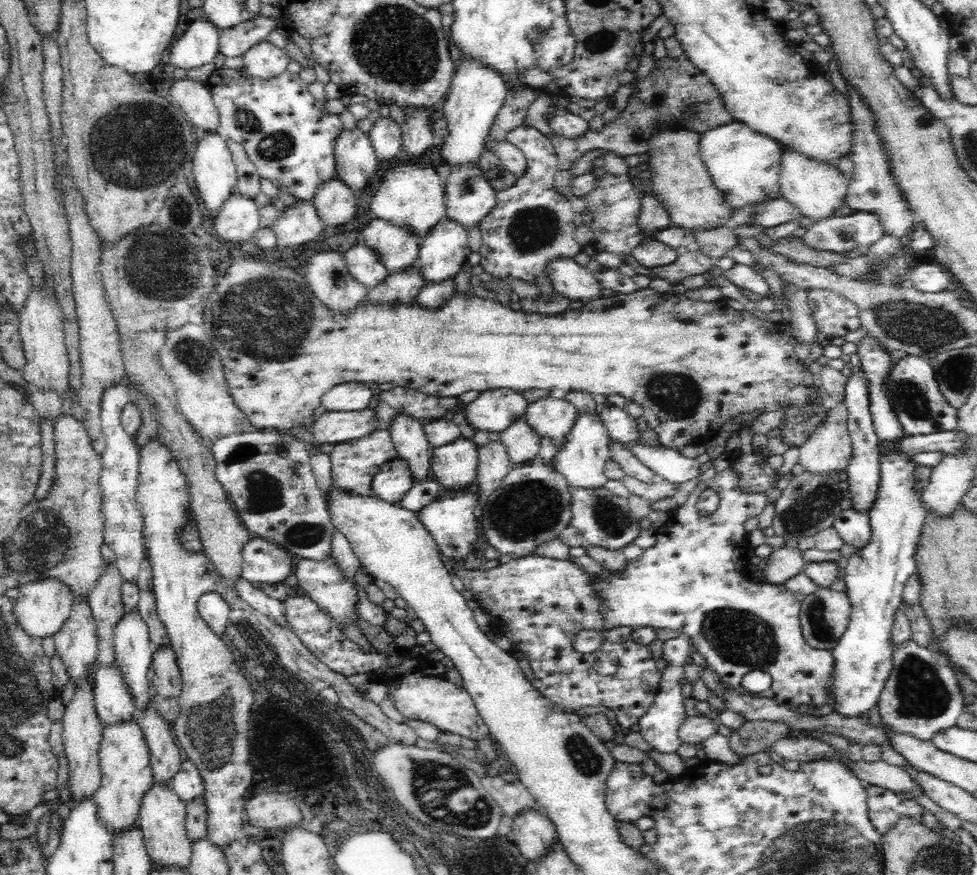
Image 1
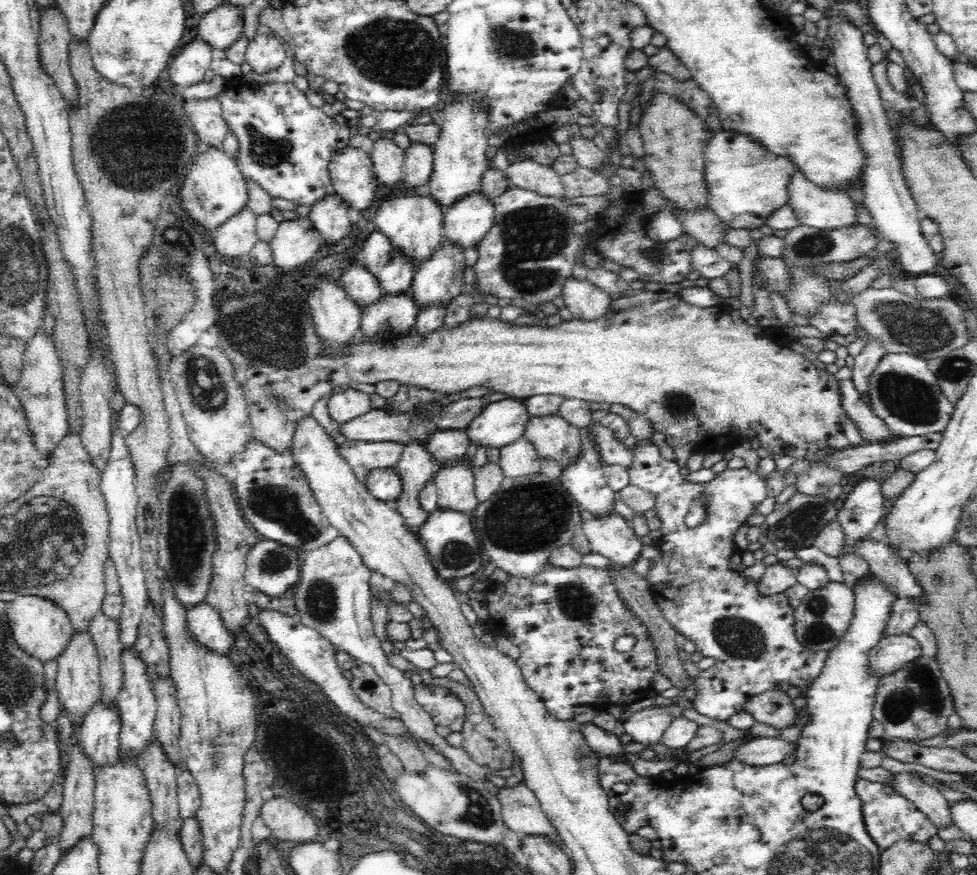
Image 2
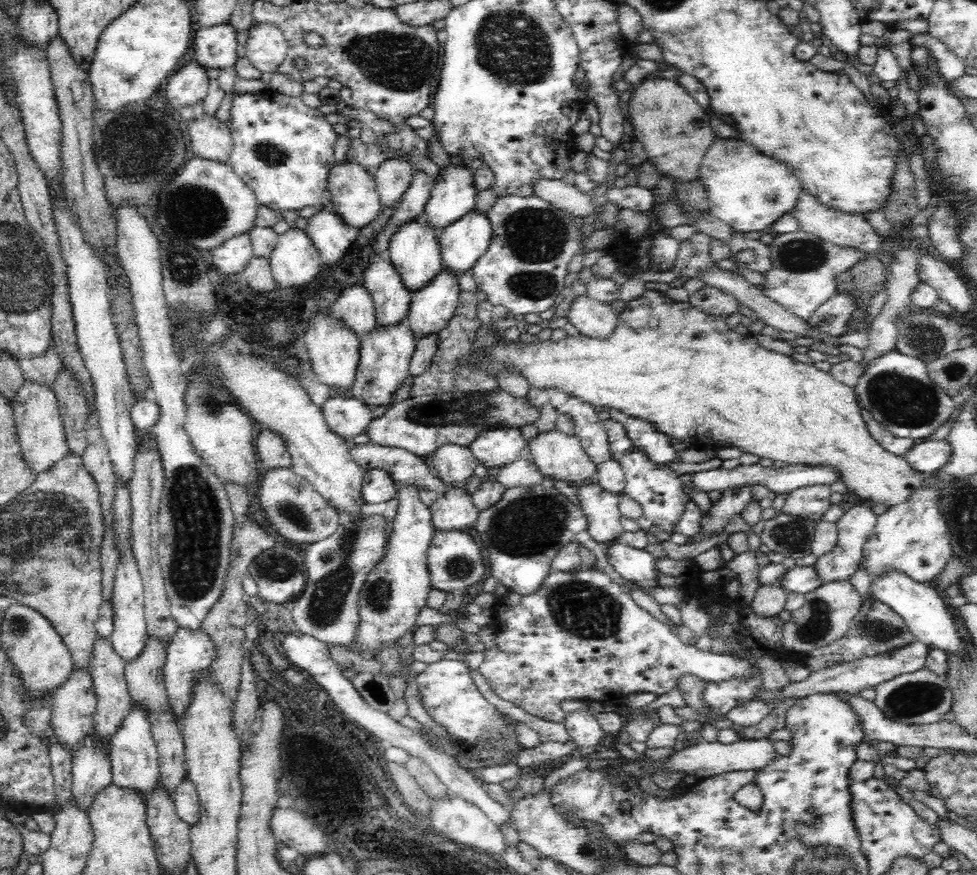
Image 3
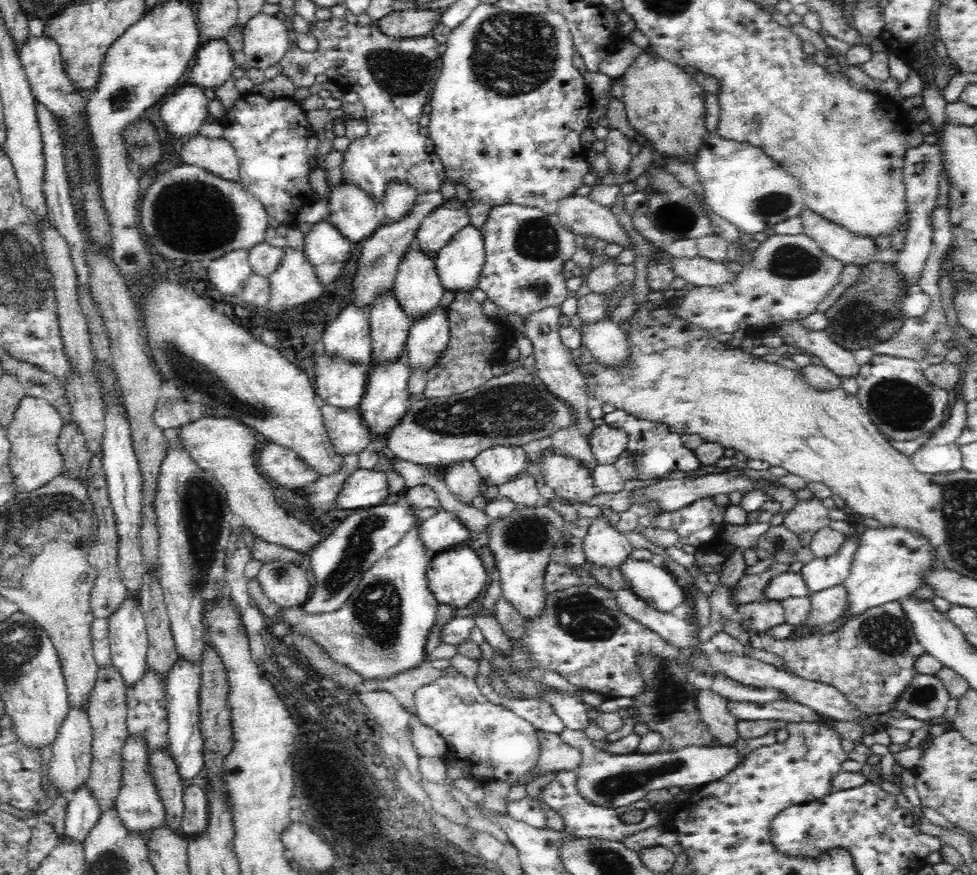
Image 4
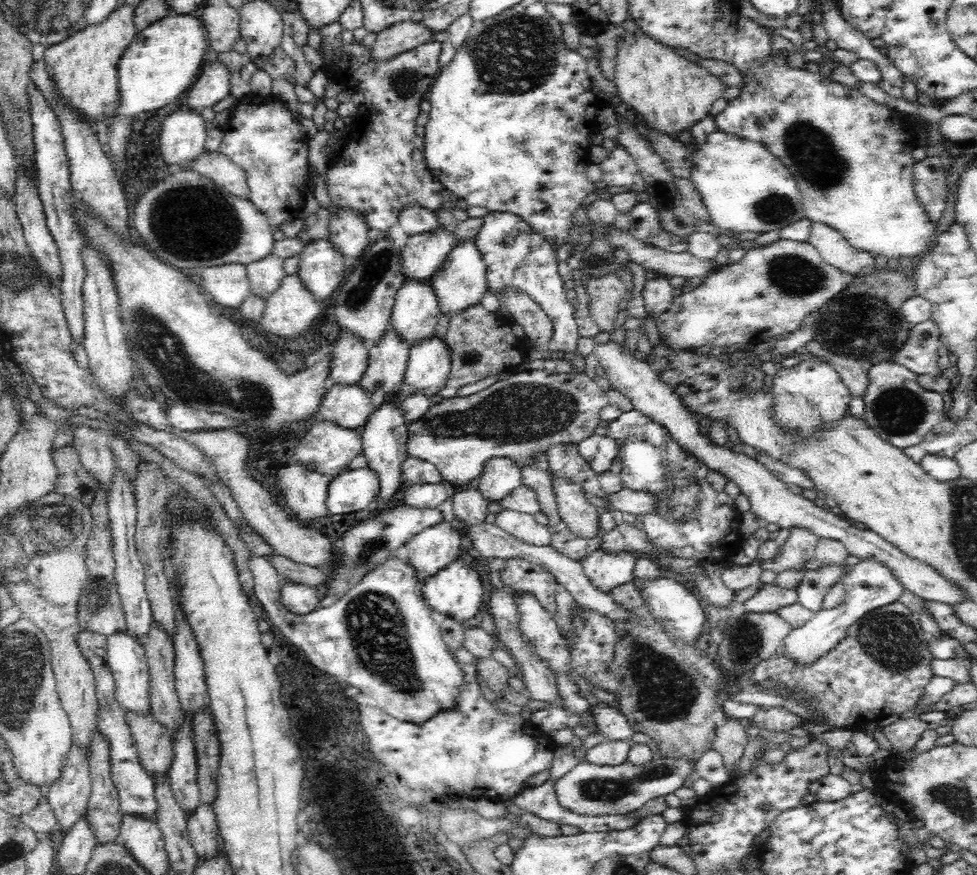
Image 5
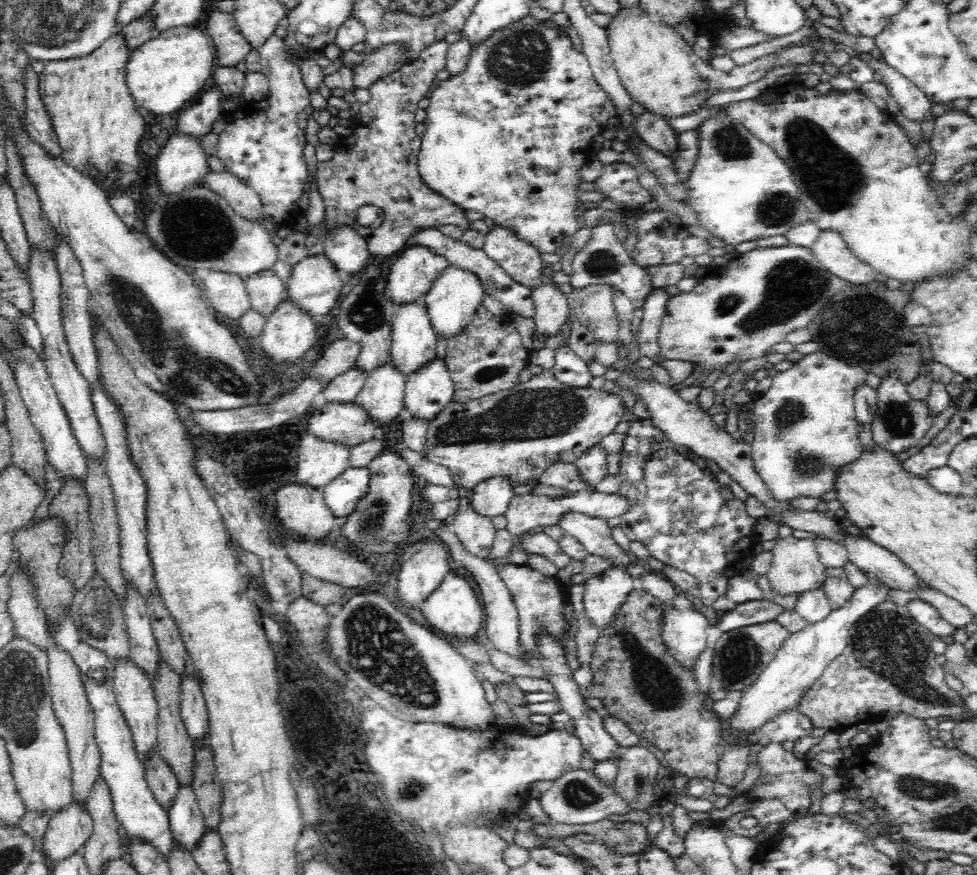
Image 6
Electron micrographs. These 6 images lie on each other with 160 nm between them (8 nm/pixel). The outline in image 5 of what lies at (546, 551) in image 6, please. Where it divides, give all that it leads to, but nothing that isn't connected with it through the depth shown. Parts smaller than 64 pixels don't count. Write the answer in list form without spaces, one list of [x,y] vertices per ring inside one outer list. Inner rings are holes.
[[[503,509],[496,514],[495,523],[526,545],[548,546],[551,543],[552,534],[548,532],[547,526],[536,522],[534,516]]]

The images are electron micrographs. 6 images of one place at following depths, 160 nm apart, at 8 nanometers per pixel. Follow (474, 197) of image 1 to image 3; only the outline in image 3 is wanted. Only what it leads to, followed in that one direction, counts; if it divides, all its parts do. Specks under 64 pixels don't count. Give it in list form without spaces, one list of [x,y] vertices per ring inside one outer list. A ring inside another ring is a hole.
[[[474,207],[464,218],[438,233],[443,269],[461,276],[471,271],[492,241],[492,222]]]

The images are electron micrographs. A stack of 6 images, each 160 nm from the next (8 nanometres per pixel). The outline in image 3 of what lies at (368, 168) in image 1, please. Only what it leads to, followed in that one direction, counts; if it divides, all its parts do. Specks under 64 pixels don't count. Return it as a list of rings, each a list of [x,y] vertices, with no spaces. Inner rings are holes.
[[[347,160],[341,164],[336,163],[330,169],[328,182],[332,195],[329,207],[353,229],[371,224],[383,208],[376,190],[375,175],[370,175],[364,167],[356,165],[356,162]]]

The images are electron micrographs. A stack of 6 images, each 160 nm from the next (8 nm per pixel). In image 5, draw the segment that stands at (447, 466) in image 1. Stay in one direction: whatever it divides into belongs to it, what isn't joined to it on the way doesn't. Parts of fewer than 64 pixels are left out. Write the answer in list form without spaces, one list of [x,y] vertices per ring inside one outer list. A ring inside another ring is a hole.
[[[440,521],[420,531],[407,542],[408,565],[416,573],[416,581],[426,582],[439,570],[458,560],[464,534],[451,521]]]

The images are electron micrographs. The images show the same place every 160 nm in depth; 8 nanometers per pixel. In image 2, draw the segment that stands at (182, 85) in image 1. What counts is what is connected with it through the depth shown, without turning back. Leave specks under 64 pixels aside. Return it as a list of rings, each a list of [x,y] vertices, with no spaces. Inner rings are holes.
[[[216,97],[201,100],[184,99],[184,108],[192,124],[190,128],[196,132],[198,144],[202,144],[202,148],[218,147],[226,153],[226,157],[231,158],[223,148],[223,140],[229,128],[223,119],[220,101]]]

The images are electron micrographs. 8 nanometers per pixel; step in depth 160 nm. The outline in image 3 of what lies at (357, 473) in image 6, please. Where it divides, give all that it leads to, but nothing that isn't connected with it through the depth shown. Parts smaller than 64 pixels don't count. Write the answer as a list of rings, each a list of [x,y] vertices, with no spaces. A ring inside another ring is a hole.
[[[370,469],[364,472],[361,496],[368,504],[388,502],[397,496],[398,487],[386,470]]]

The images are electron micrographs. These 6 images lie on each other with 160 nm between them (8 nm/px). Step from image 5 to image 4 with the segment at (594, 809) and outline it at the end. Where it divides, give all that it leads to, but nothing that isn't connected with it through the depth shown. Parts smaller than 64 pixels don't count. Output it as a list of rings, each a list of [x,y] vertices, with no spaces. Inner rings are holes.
[[[565,728],[559,736],[565,744],[580,749],[581,763],[576,770],[580,795],[595,805],[610,808],[632,804],[653,790],[684,786],[699,788],[726,776],[743,762],[735,746],[690,746],[670,753],[612,755],[594,748],[583,731]]]

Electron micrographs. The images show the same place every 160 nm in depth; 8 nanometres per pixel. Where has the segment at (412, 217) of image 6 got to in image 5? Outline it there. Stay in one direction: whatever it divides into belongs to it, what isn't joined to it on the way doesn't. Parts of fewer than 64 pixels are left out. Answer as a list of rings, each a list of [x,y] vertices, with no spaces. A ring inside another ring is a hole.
[[[356,39],[349,44],[343,42],[338,49],[334,49],[331,59],[324,55],[324,45],[321,44],[317,48],[325,62],[322,67],[325,74],[344,84],[348,92],[364,95],[356,118],[349,125],[346,137],[339,143],[338,151],[328,165],[325,182],[331,202],[337,209],[360,211],[369,229],[385,232],[386,237],[389,236],[393,224],[399,223],[399,214],[406,205],[418,204],[432,212],[439,208],[451,212],[458,200],[432,176],[432,171],[428,170],[424,158],[424,139],[416,134],[416,118],[421,111],[420,102],[425,98],[441,69],[438,63],[441,48],[441,42],[432,40],[387,61],[372,61],[370,46],[364,46]]]

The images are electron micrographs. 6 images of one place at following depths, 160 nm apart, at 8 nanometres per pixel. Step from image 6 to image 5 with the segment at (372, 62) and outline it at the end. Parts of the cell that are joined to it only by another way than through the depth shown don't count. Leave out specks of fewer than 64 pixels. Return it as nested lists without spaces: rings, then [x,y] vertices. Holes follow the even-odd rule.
[[[400,22],[377,34],[375,43],[370,46],[372,61],[390,60],[396,55],[432,41],[432,37],[433,34],[418,22]]]

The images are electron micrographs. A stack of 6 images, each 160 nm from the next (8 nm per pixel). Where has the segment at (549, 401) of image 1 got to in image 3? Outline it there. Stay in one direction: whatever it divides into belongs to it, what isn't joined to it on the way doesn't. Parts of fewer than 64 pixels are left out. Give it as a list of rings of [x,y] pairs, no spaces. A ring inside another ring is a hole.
[[[556,427],[548,432],[538,433],[528,442],[527,447],[529,448],[530,458],[536,463],[542,476],[551,476],[556,480],[568,480],[568,482],[571,482],[570,487],[579,488],[580,485],[587,485],[598,472],[597,464],[584,450],[580,439],[575,434],[564,434]]]

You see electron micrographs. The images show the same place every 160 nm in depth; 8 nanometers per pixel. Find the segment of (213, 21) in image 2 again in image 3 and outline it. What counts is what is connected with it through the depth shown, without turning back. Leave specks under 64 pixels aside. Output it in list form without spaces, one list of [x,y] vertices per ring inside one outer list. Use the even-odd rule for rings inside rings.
[[[229,23],[199,29],[194,33],[193,60],[200,63],[206,70],[208,68],[234,69],[238,58],[236,36],[238,36],[237,29]]]

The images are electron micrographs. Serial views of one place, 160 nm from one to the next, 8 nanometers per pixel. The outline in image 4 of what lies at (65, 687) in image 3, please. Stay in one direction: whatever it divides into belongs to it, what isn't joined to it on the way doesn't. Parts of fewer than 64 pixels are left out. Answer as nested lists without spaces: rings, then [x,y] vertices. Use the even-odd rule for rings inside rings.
[[[87,708],[82,710],[69,709],[68,716],[64,718],[54,748],[54,755],[49,762],[48,775],[50,781],[56,786],[56,794],[64,795],[66,799],[72,796],[73,792],[78,790],[80,786],[87,784],[90,777],[92,754],[91,743],[93,742],[92,724],[89,722]]]

